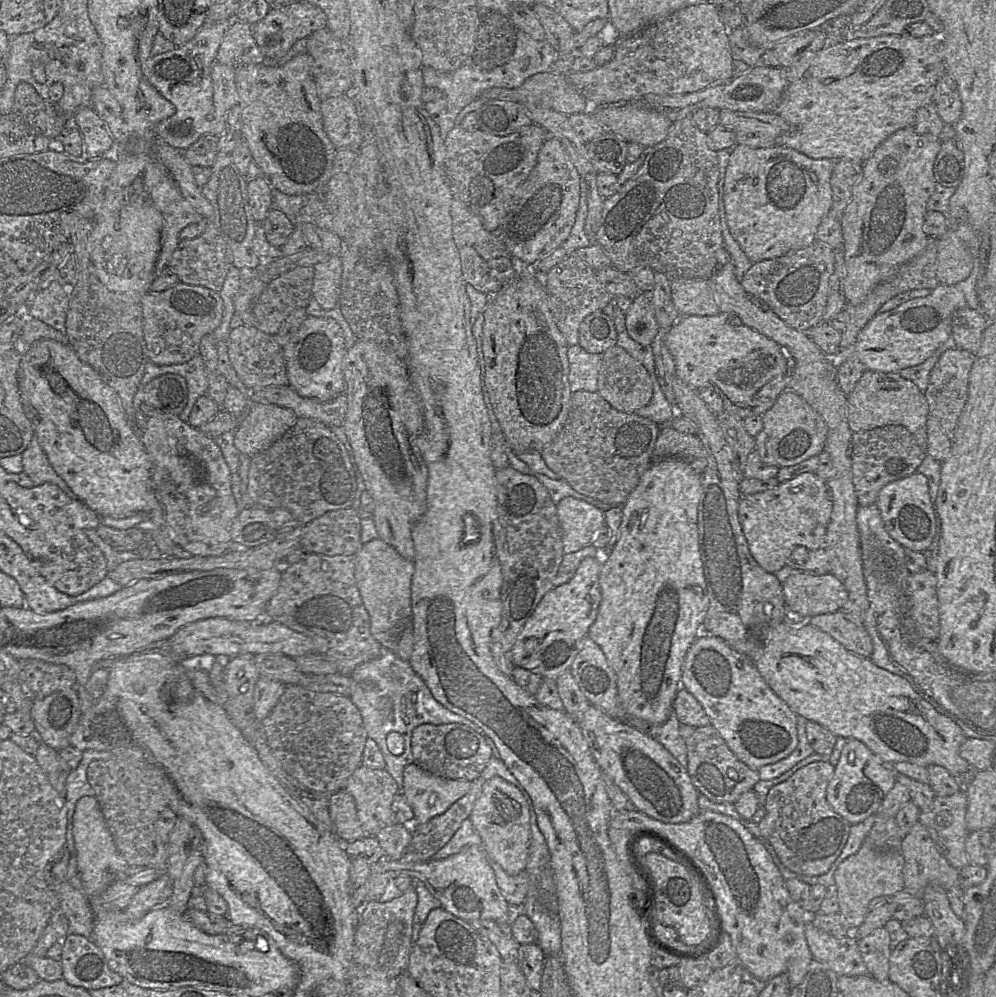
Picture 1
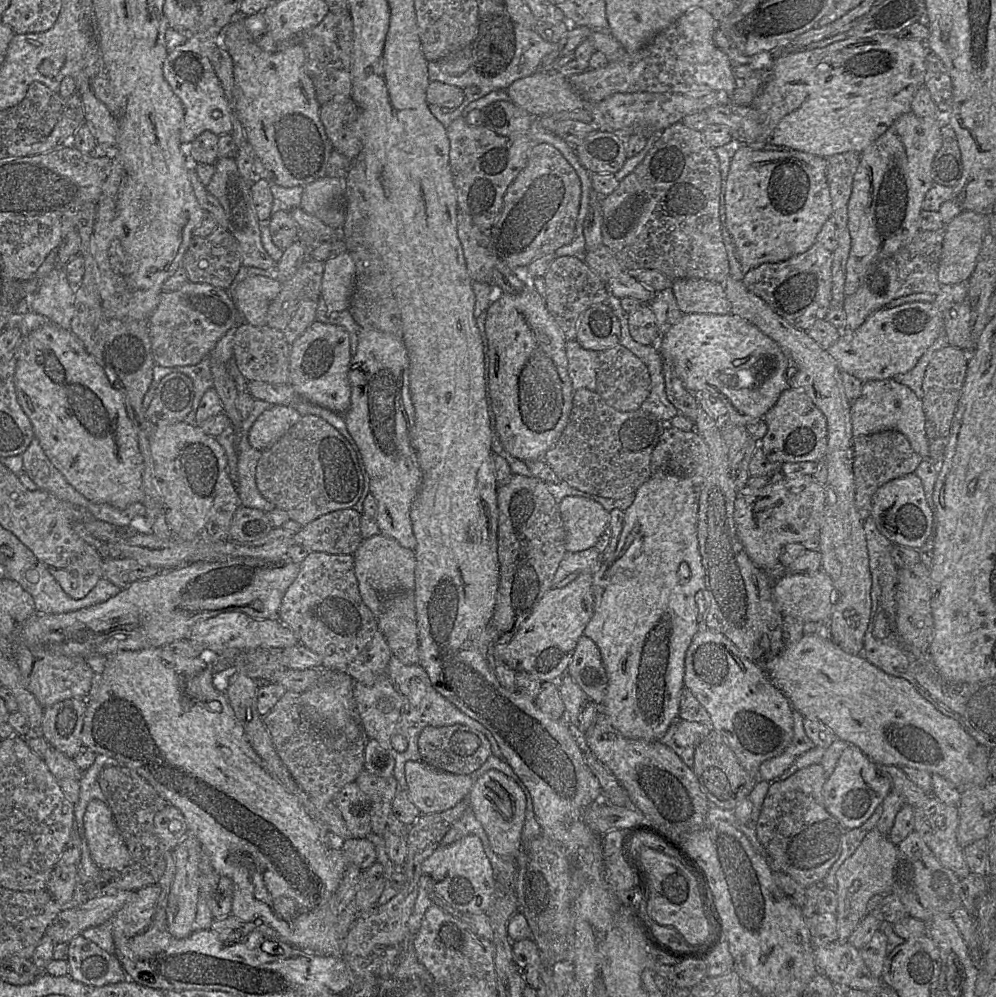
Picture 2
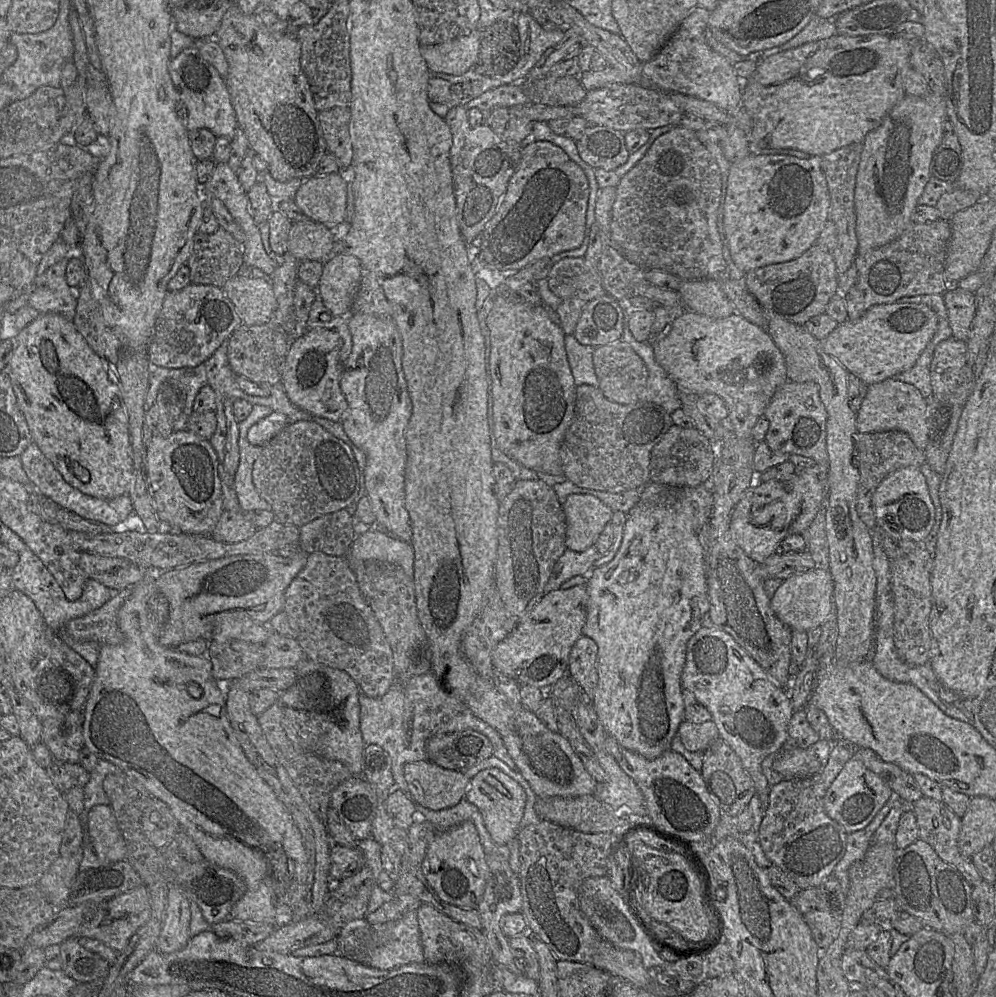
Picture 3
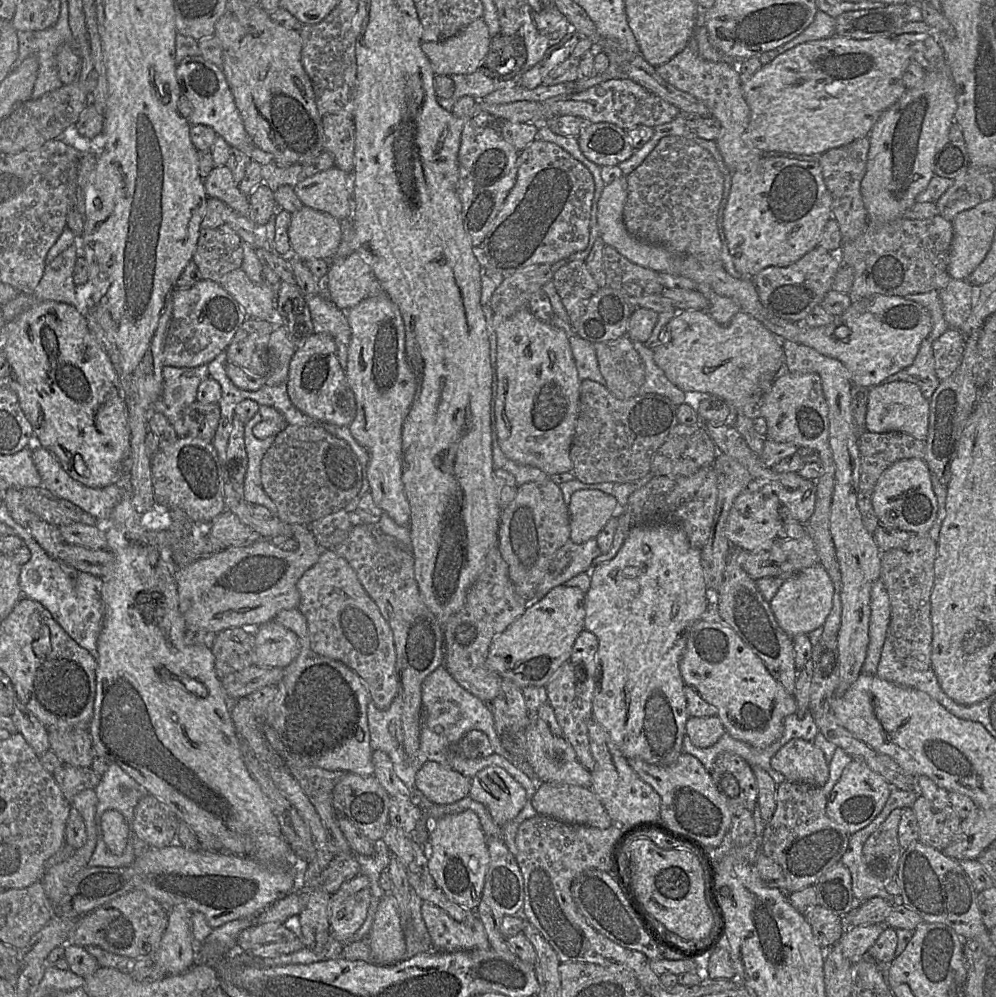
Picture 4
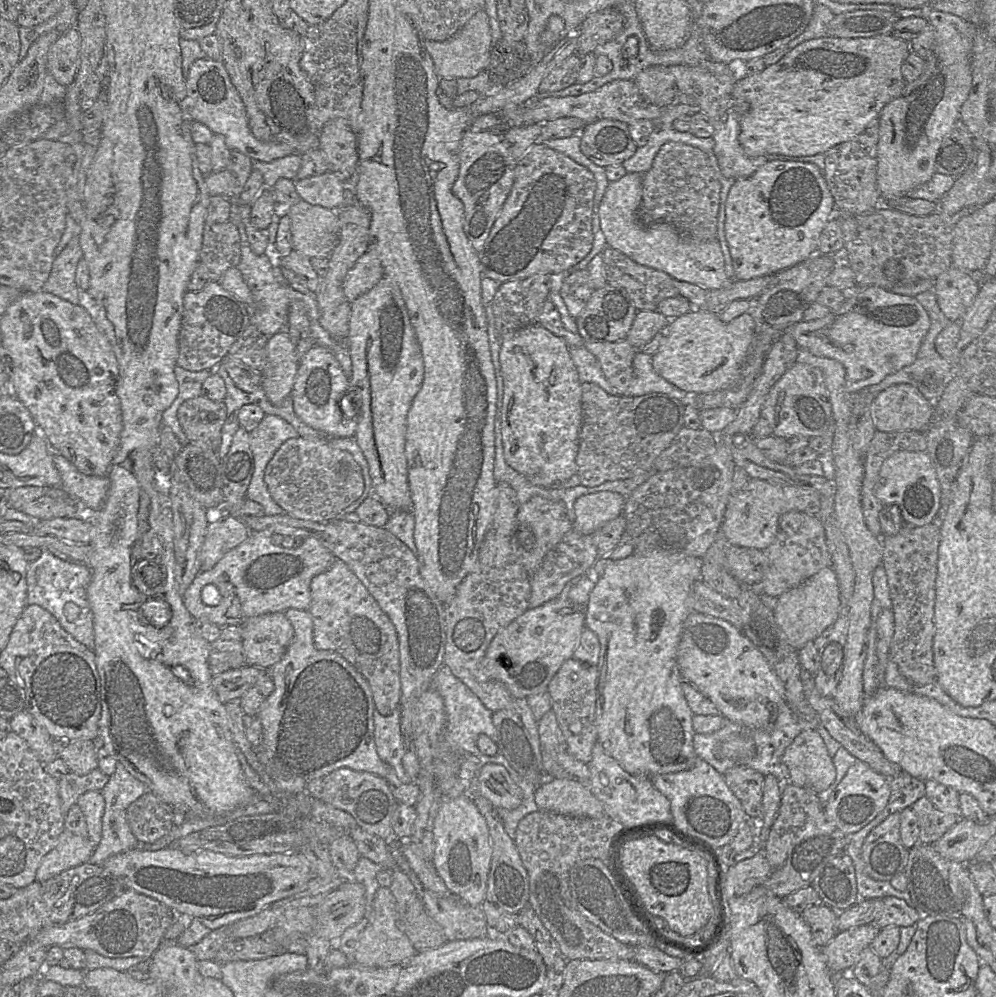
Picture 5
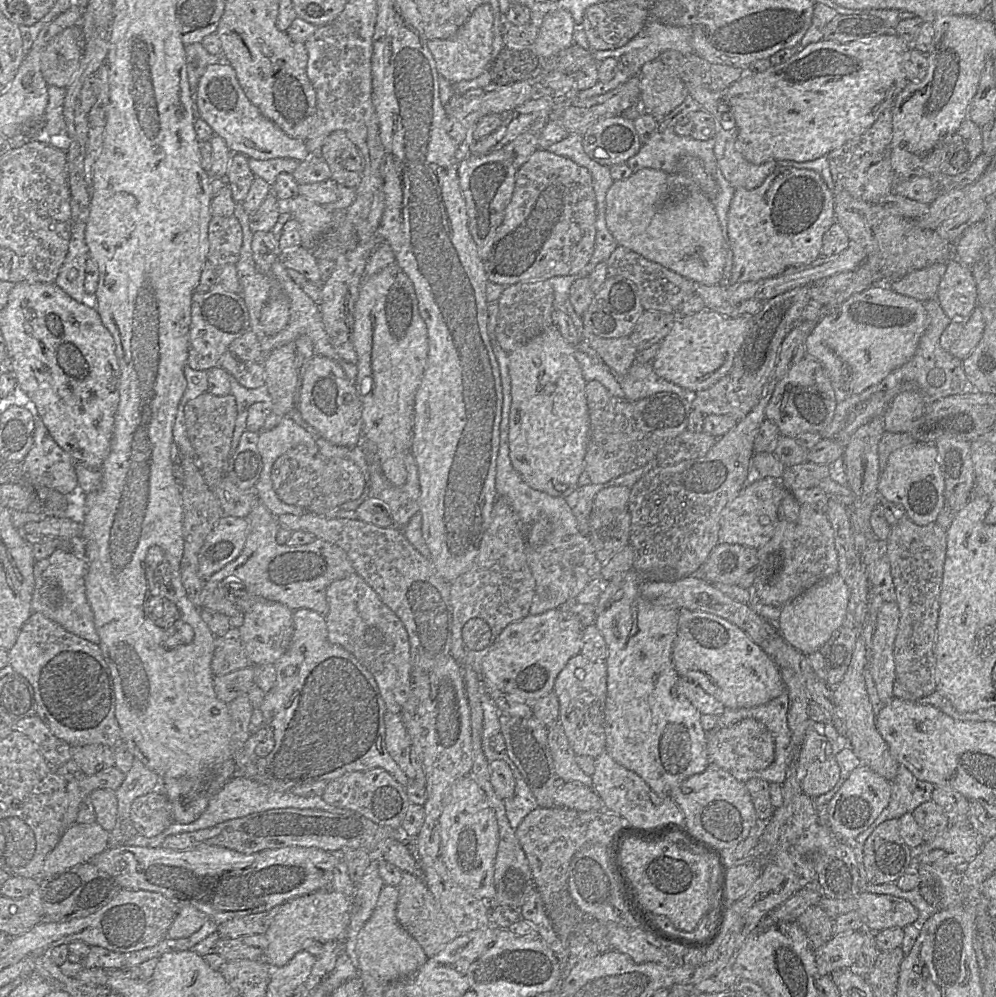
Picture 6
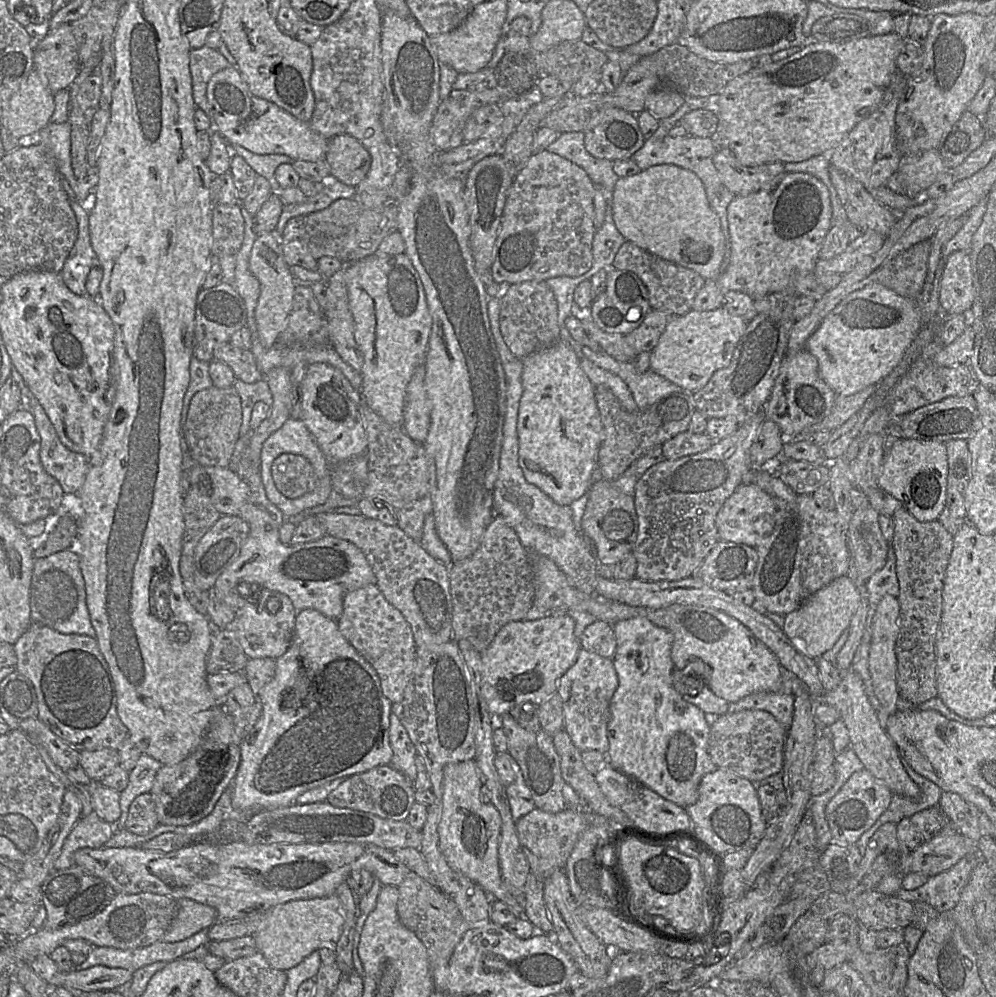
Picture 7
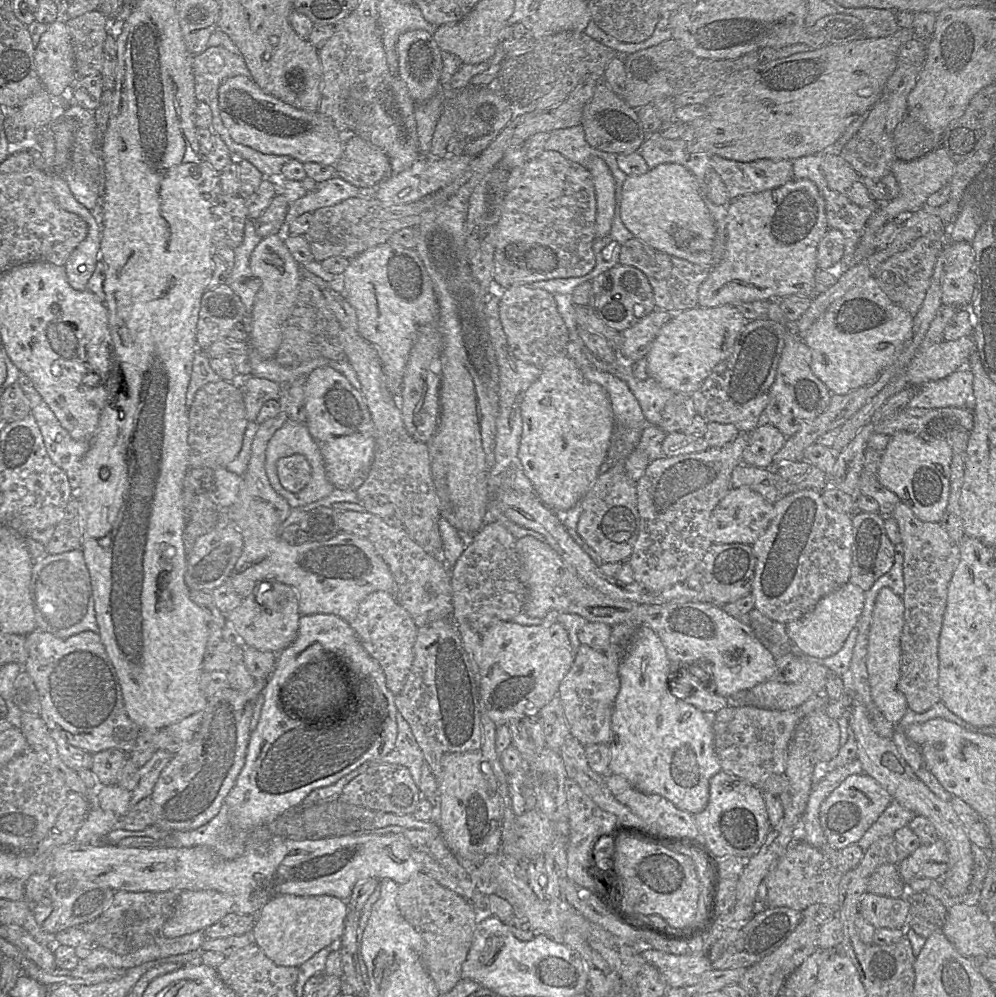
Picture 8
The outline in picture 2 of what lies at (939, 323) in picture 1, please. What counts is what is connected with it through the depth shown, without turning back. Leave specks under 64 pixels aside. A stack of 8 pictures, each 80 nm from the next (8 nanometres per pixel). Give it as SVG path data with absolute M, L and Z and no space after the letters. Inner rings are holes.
M969 280L958 284L944 284L933 302L916 301L894 308L881 308L871 313L864 323L852 332L843 332L826 351L842 372L847 372L863 383L870 380L893 378L911 370L920 357L944 330L943 312L955 303L968 301Z

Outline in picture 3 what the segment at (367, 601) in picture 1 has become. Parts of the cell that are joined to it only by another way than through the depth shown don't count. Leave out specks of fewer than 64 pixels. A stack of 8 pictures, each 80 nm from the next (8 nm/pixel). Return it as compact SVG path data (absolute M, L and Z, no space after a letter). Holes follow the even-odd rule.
M371 527L368 531L356 535L349 550L354 559L363 561L380 561L397 565L403 569L405 574L414 577L414 550L409 542L405 542L394 536L389 536L385 531L379 531Z

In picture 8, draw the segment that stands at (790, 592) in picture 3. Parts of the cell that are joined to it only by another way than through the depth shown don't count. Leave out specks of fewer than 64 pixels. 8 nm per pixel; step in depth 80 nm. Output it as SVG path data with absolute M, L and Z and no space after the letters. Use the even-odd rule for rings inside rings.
M848 582L824 596L812 611L800 619L785 624L795 650L811 659L822 660L841 650L849 633L858 626L865 603L865 591Z

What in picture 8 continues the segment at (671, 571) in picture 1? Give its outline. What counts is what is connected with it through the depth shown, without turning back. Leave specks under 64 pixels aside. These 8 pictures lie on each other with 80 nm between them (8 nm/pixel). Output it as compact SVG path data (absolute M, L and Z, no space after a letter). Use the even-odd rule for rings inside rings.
M646 625L638 626L634 639L631 643L629 652L618 668L618 675L620 679L620 689L615 699L614 708L611 716L611 742L610 748L610 763L609 773L619 775L625 778L634 788L645 794L657 794L669 800L677 808L686 811L692 815L702 812L707 806L709 800L709 782L710 779L722 770L719 760L714 749L714 733L712 725L710 725L704 718L703 712L695 706L687 704L682 699L675 696L669 686L671 680L672 670L676 670L677 664L671 666L667 656L666 648L659 637L650 627Z

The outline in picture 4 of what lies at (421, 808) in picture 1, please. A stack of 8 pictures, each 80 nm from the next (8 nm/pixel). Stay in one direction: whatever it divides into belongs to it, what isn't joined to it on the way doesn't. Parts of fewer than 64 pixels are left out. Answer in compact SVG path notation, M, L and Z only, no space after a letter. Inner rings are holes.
M433 761L425 762L415 775L415 788L438 805L455 803L469 794L471 779Z

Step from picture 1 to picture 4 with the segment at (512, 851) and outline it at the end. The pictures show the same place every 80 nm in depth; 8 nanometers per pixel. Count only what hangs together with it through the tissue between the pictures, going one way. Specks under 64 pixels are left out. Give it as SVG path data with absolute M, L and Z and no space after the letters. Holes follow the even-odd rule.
M498 766L485 767L473 776L468 795L486 807L499 827L514 819L526 803L525 789Z

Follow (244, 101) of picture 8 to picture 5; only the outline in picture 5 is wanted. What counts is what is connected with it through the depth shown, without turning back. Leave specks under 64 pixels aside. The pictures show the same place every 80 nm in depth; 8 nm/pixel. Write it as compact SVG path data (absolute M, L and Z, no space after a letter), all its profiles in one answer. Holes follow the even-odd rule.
M209 58L195 60L189 68L185 85L187 96L193 100L190 119L206 125L215 135L222 135L230 150L237 150L260 162L271 162L295 153L286 143L263 142L255 138L248 125L245 105L221 61Z

